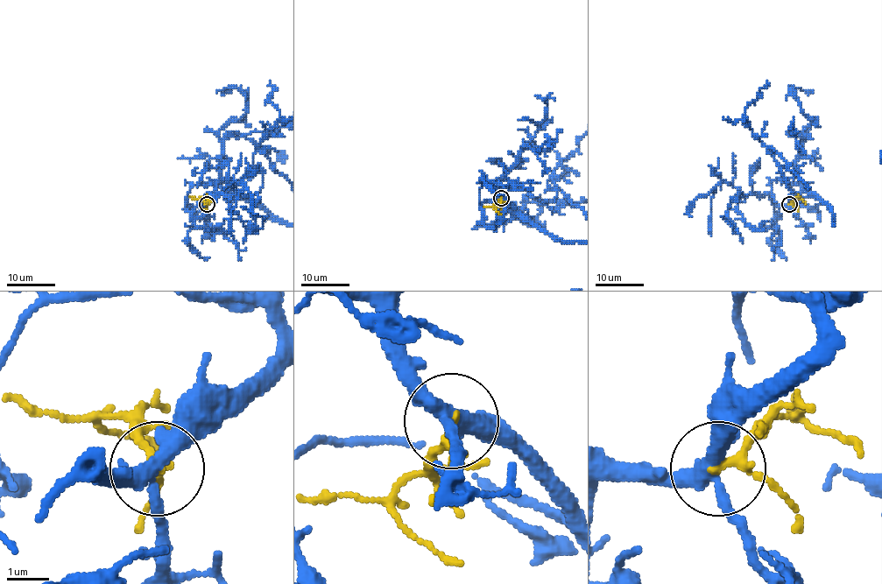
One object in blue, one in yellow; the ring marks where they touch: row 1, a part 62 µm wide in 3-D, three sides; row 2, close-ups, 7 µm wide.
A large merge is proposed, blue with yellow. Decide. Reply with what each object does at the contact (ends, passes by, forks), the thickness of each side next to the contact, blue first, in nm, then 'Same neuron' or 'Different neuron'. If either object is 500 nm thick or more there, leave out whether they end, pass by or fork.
At the ring blue forks. At the ring yellow passes by. Thickness 360 nm (blue) against 180 nm. Different neuron

